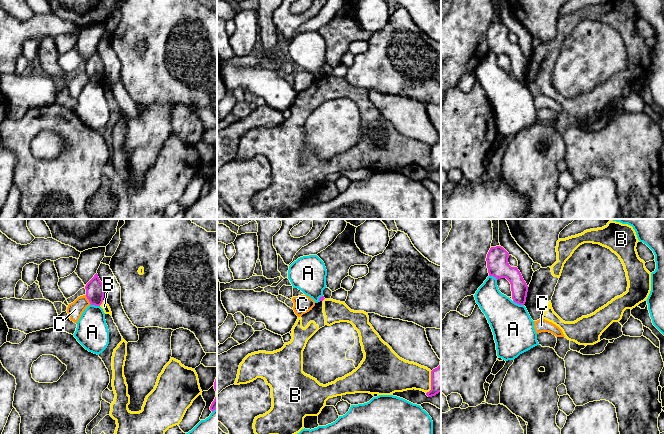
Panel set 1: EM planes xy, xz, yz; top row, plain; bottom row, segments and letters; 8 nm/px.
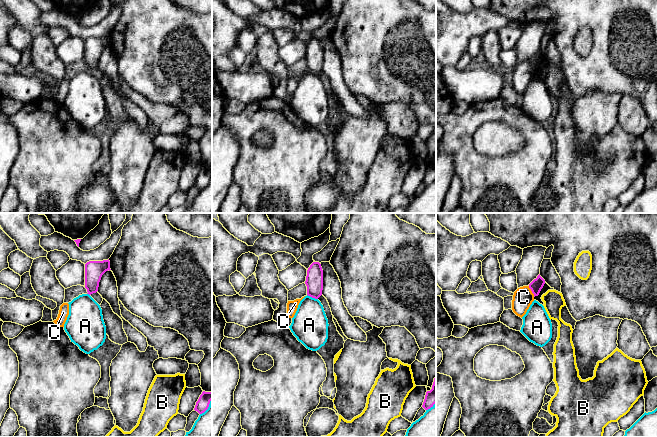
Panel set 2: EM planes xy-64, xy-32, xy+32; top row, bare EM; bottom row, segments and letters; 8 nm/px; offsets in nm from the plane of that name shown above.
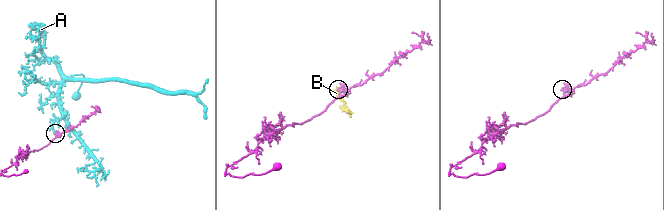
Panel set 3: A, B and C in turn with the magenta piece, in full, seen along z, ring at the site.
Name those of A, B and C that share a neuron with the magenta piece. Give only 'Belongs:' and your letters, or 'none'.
Belongs: none

